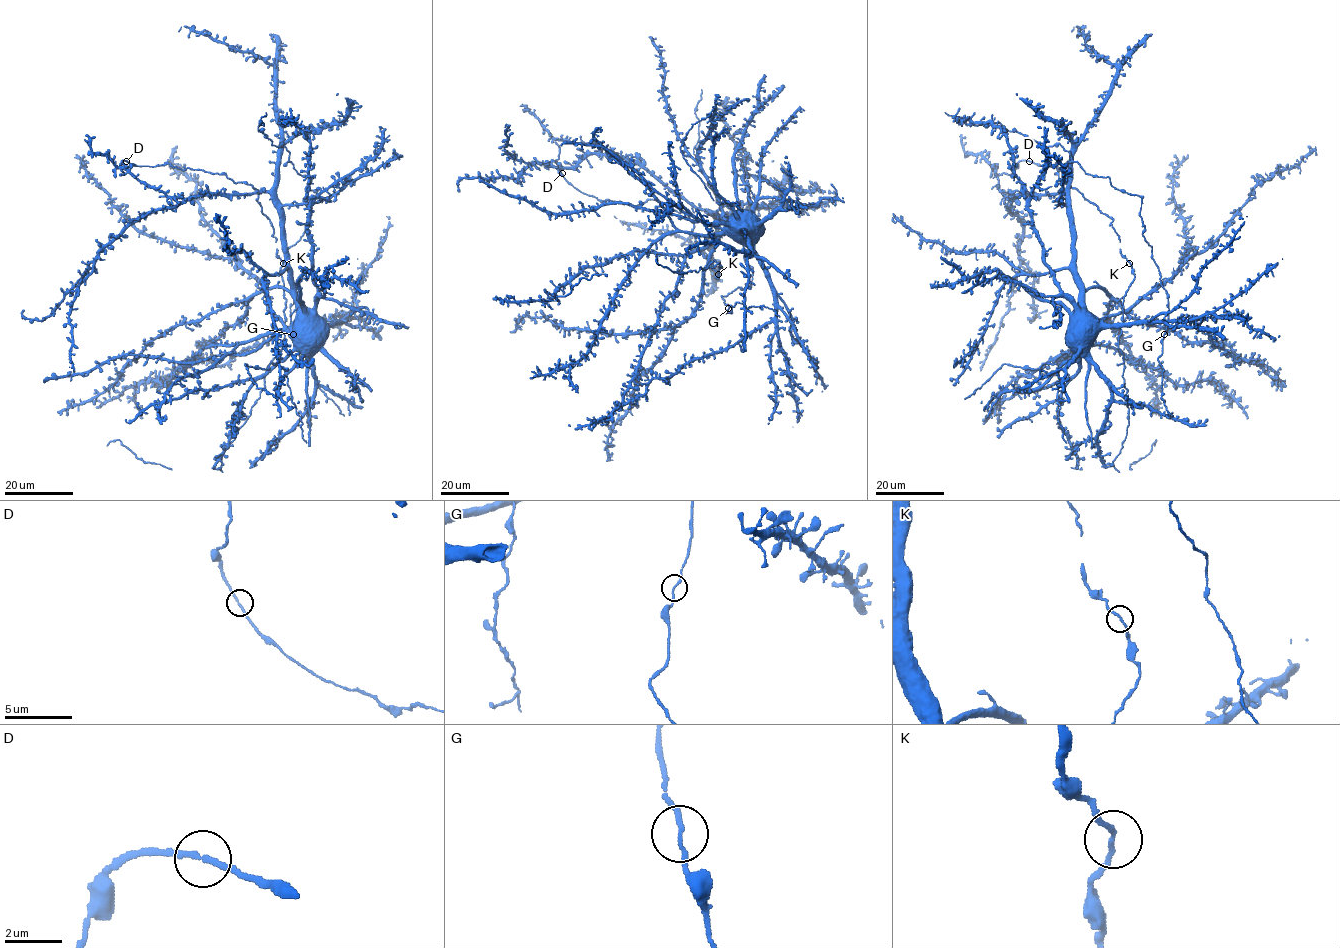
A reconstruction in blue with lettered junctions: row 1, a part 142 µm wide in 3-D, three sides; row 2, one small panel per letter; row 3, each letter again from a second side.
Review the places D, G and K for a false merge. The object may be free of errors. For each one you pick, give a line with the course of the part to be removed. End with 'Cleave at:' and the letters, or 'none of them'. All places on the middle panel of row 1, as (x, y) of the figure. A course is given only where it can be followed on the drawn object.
Cleave at: none of them

